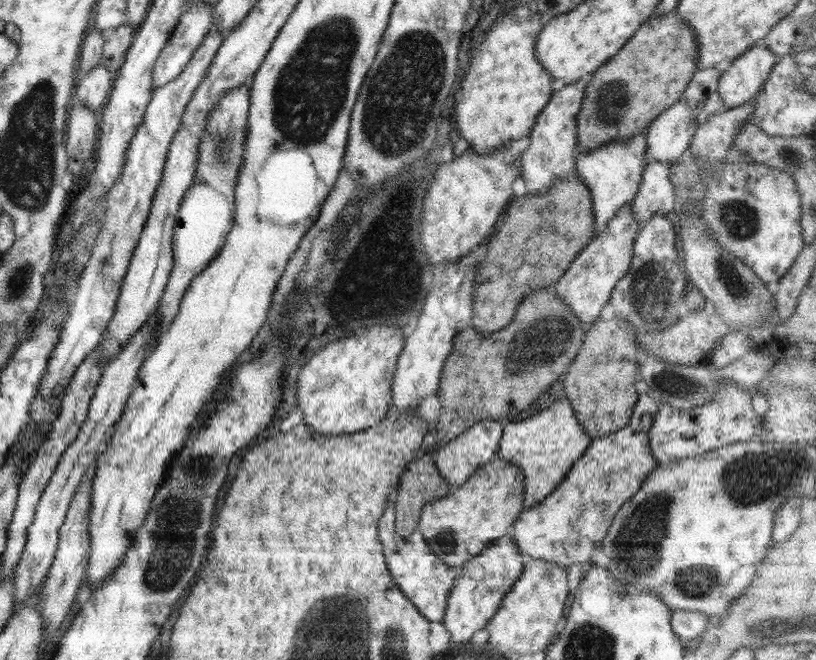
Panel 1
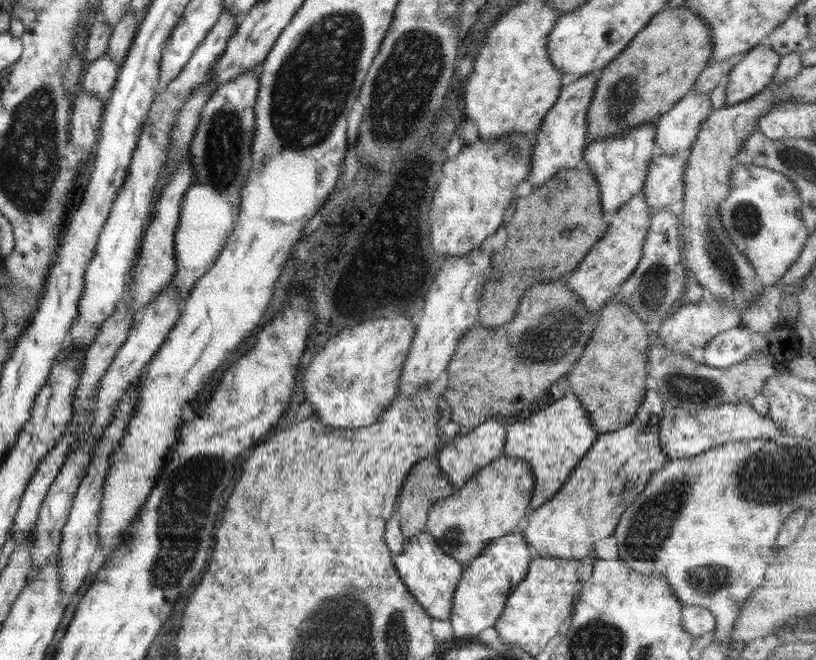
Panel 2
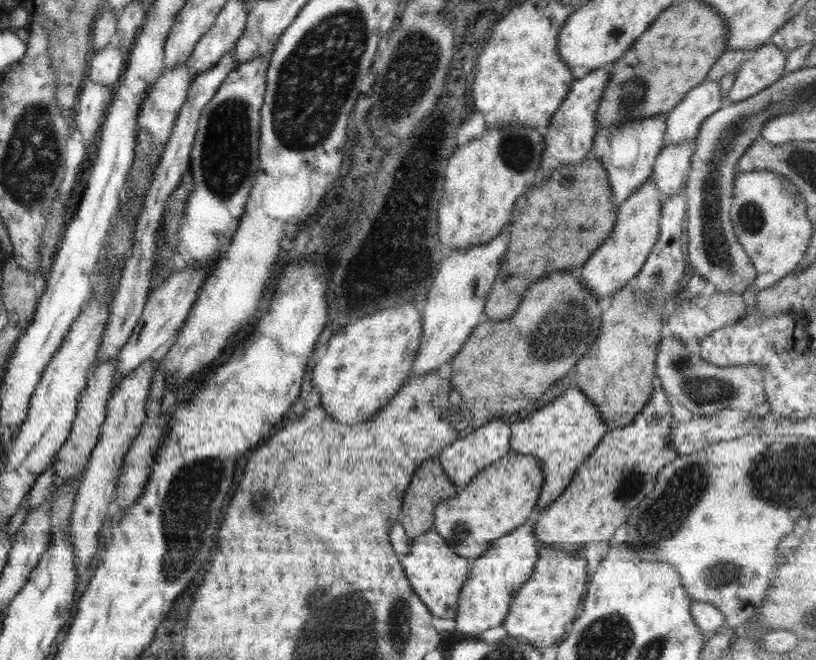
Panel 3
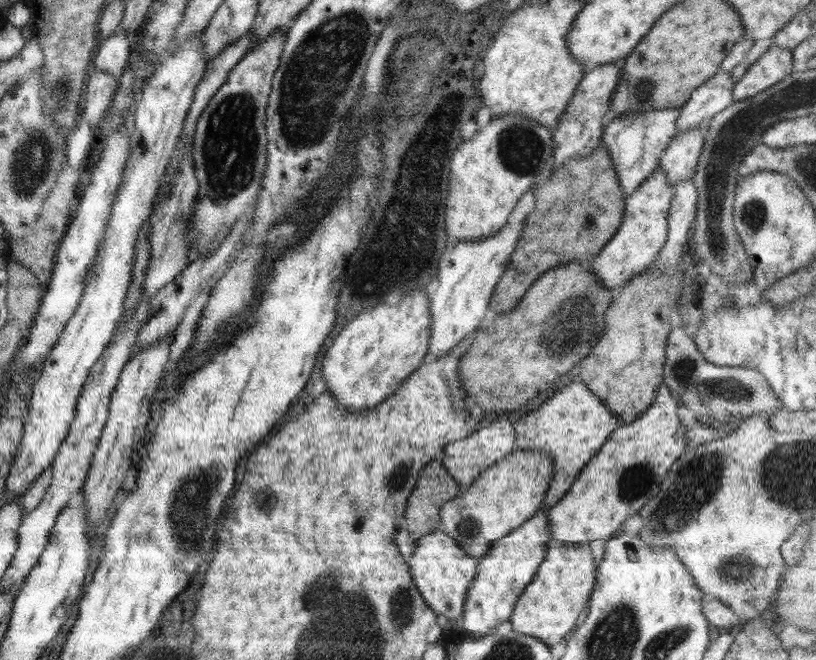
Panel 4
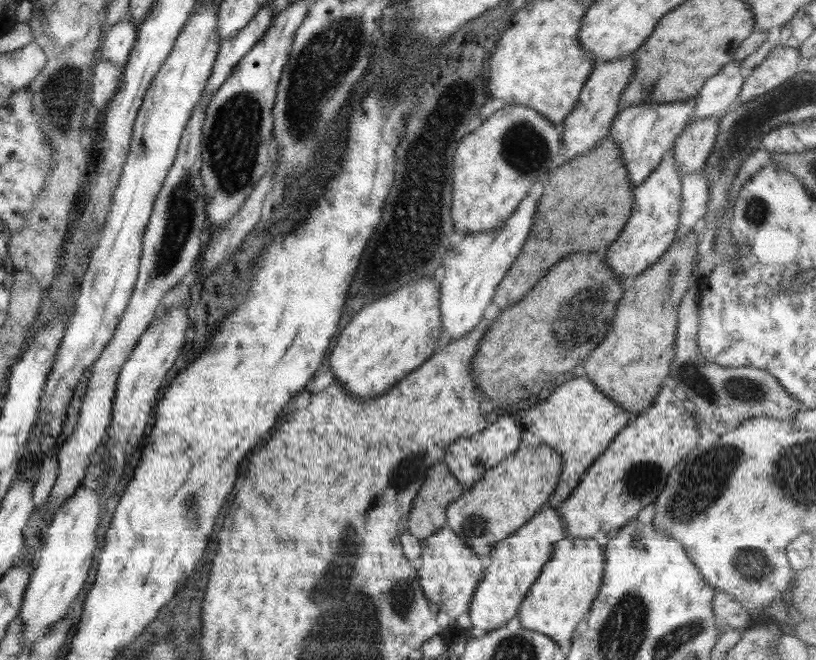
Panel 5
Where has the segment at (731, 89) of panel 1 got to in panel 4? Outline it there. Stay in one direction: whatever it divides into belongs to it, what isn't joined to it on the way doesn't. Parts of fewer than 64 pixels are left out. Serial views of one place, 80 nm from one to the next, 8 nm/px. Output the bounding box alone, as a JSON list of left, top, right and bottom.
[732,44,794,101]

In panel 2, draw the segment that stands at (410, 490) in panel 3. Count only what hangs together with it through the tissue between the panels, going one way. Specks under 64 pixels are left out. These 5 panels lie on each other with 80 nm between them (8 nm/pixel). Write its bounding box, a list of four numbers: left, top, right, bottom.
[398,454,456,536]

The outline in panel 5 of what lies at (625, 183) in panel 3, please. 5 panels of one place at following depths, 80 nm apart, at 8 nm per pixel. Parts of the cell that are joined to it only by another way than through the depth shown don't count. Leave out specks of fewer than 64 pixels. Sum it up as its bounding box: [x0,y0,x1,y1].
[609,98,695,186]

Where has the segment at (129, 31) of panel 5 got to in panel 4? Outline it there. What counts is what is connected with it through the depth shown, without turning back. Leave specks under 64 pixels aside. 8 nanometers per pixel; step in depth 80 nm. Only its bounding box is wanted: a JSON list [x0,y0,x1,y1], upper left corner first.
[93,30,131,78]

